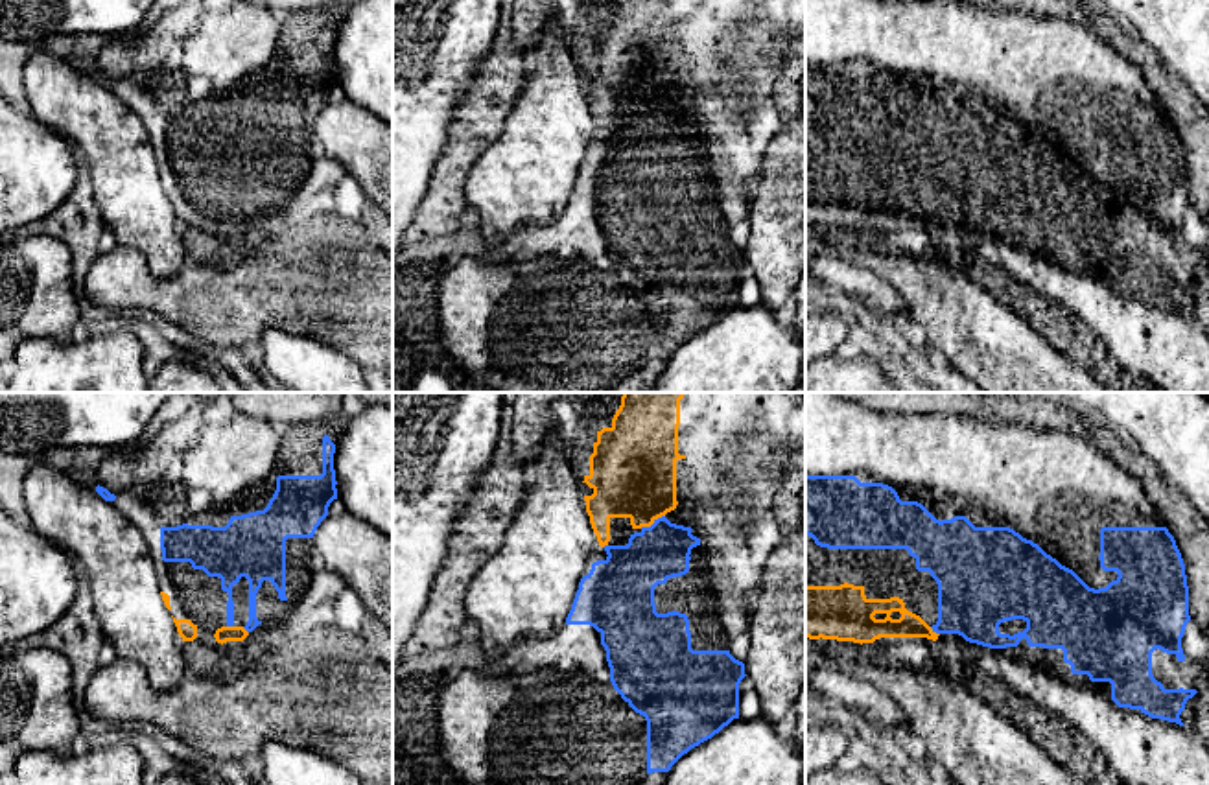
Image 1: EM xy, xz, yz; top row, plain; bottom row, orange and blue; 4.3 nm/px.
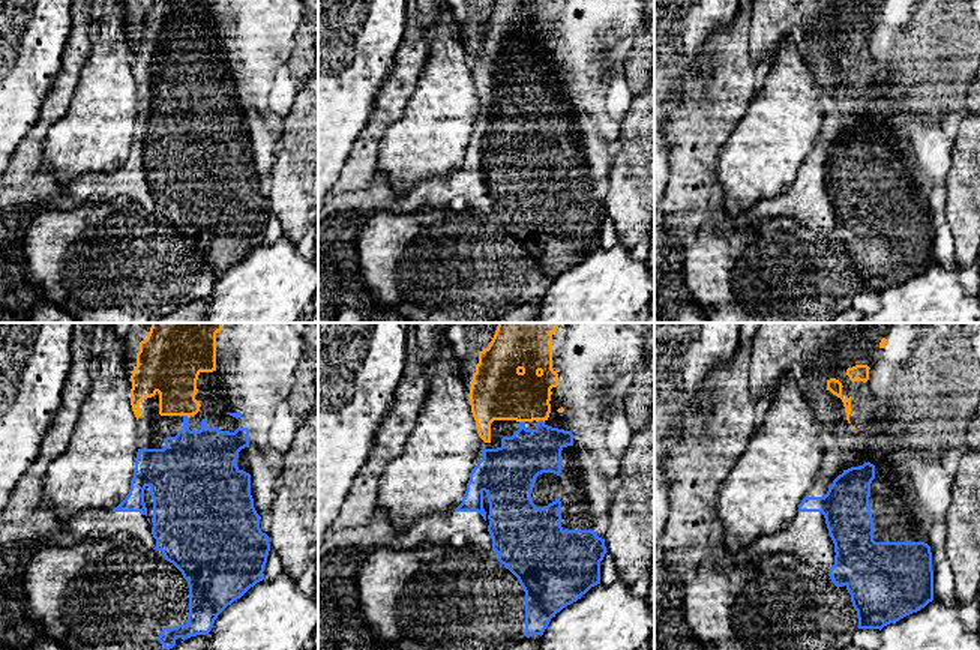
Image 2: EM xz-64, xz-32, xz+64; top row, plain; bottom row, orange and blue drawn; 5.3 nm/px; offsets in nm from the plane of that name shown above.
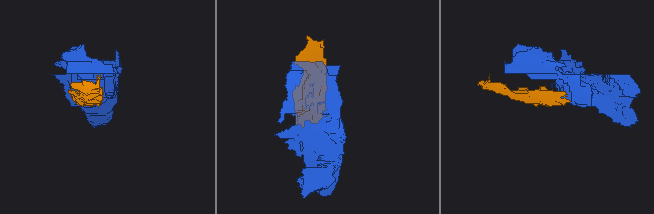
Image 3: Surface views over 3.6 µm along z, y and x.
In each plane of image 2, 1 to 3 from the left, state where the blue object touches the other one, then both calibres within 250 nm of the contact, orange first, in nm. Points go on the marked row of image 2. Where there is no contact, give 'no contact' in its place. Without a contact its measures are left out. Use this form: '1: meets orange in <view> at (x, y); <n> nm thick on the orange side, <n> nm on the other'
1: meets orange in xz-64 at (186, 415); 280 nm thick on the orange side, 320 nm on the other
2: meets orange in xz-32 at (541, 419); 280 nm thick on the orange side, 260 nm on the other
3: no contact

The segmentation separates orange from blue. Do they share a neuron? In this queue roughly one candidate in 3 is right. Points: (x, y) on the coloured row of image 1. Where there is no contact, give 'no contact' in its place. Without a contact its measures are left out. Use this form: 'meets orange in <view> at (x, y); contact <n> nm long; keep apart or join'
meets orange in xz at (651, 524); contact 130 nm long; join

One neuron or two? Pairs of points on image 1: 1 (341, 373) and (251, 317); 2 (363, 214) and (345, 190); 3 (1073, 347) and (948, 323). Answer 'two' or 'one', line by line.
1: two
2: one
3: two

